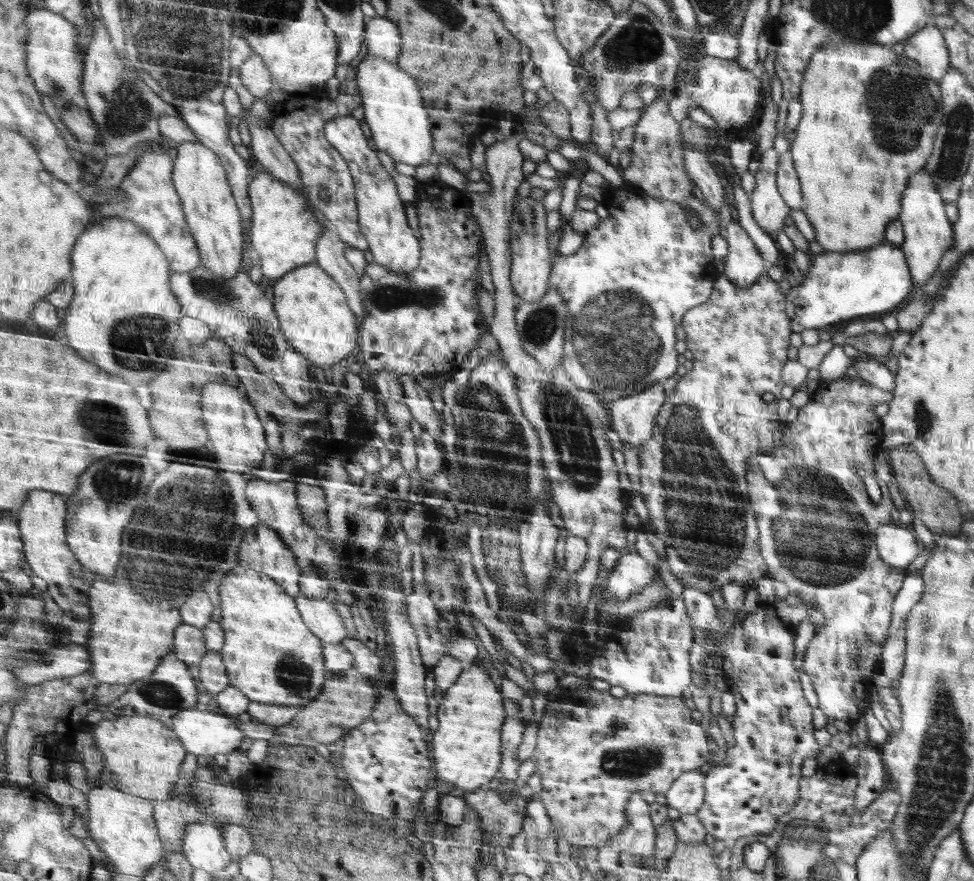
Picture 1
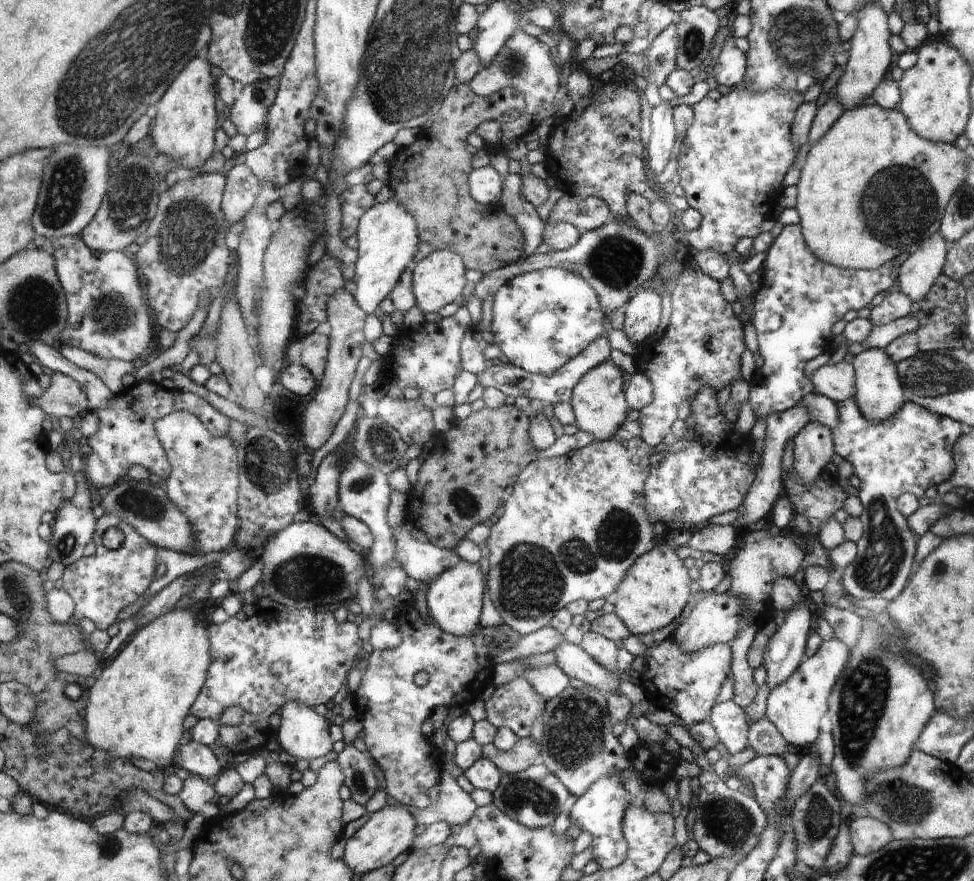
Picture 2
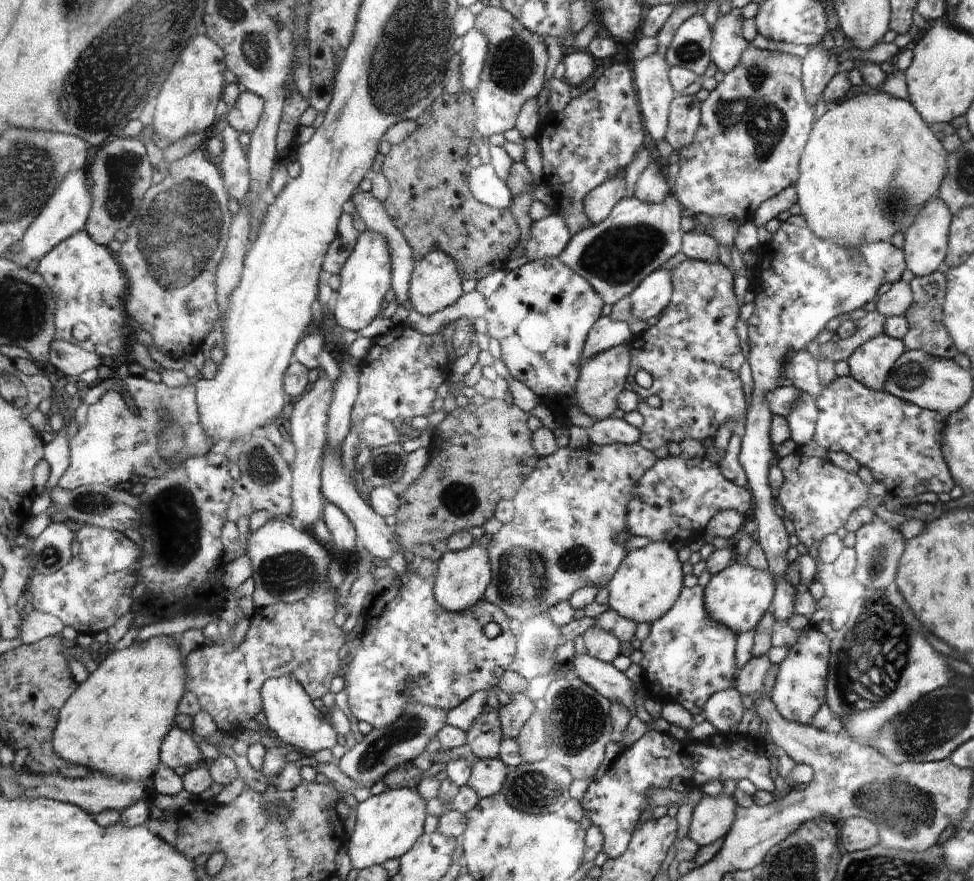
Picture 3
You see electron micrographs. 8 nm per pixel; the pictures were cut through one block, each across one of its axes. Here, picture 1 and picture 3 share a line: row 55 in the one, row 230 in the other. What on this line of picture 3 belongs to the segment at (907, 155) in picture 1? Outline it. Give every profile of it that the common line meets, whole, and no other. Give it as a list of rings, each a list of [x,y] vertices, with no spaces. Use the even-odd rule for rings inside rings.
[[[863,92],[833,104],[823,116],[817,118],[817,124],[813,126],[799,158],[799,178],[793,188],[797,192],[801,216],[805,216],[813,234],[839,248],[859,248],[861,244],[875,242],[889,244],[893,232],[905,232],[921,208],[935,194],[939,194],[945,174],[945,144],[941,144],[941,136],[925,124],[921,114],[913,108],[913,102],[885,92]]]

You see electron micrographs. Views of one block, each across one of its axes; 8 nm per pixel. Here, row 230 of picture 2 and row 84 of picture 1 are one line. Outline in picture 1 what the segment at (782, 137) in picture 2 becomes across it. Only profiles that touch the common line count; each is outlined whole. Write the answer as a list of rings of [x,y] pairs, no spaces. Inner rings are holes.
[[[713,58],[697,60],[695,80],[687,84],[683,90],[669,94],[669,114],[675,122],[685,120],[689,108],[701,108],[709,118],[715,120],[717,124],[715,130],[719,136],[723,136],[729,128],[753,130],[765,106],[767,102],[763,98],[759,80],[753,78],[753,72],[747,72],[745,68],[741,68],[741,64],[735,58],[733,60],[713,60]]]

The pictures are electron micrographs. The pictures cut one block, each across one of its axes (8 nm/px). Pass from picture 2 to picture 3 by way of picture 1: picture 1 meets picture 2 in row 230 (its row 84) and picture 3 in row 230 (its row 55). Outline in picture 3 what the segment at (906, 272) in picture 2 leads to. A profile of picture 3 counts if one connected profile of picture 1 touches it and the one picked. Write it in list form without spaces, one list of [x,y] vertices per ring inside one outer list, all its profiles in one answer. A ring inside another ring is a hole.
[[[935,194],[915,216],[913,224],[905,230],[905,242],[903,242],[905,264],[915,276],[919,278],[931,276],[933,270],[939,266],[939,262],[943,262],[943,258],[949,254],[949,248],[945,248],[945,244],[949,244],[947,226],[951,226],[951,220],[953,220],[953,214],[949,212],[949,206],[945,204],[945,200],[939,198],[939,194]]]

